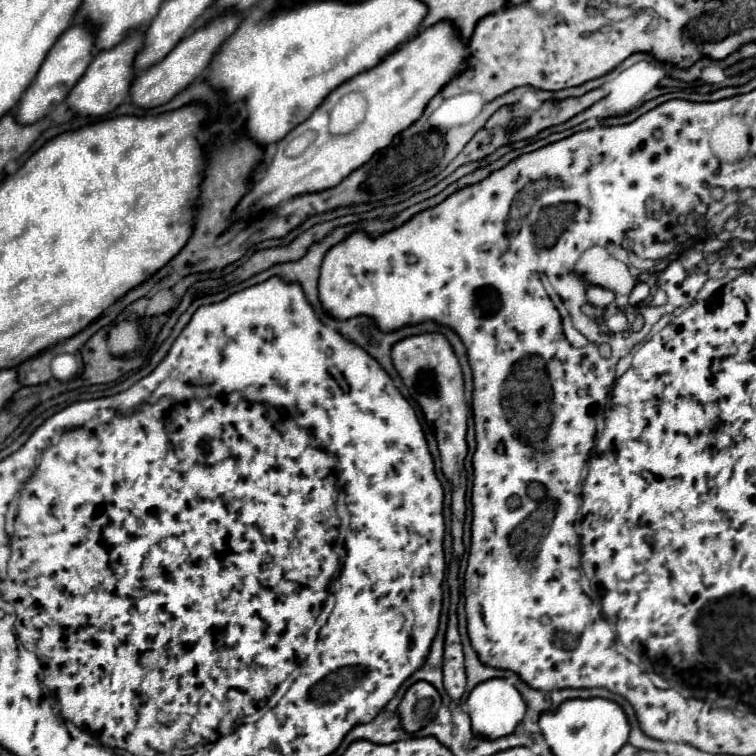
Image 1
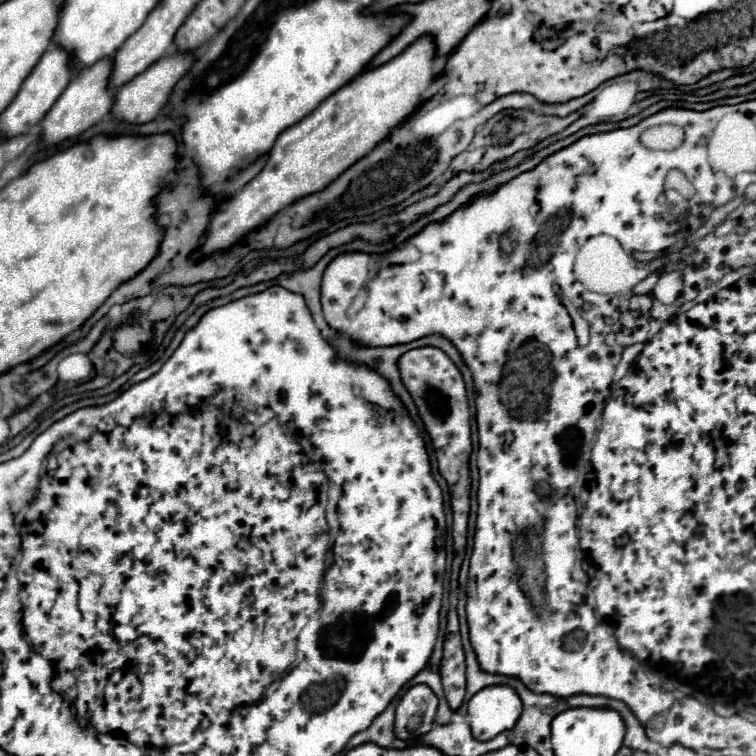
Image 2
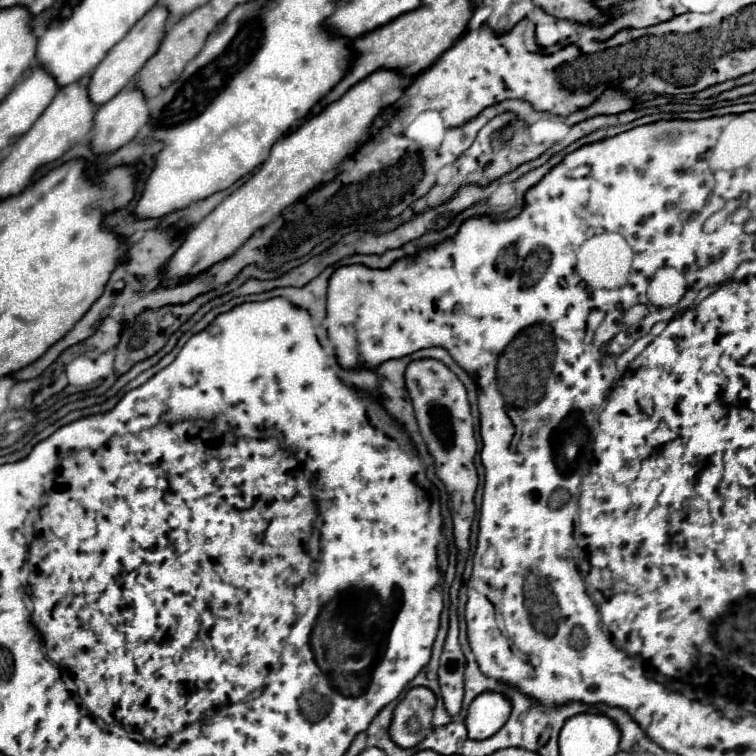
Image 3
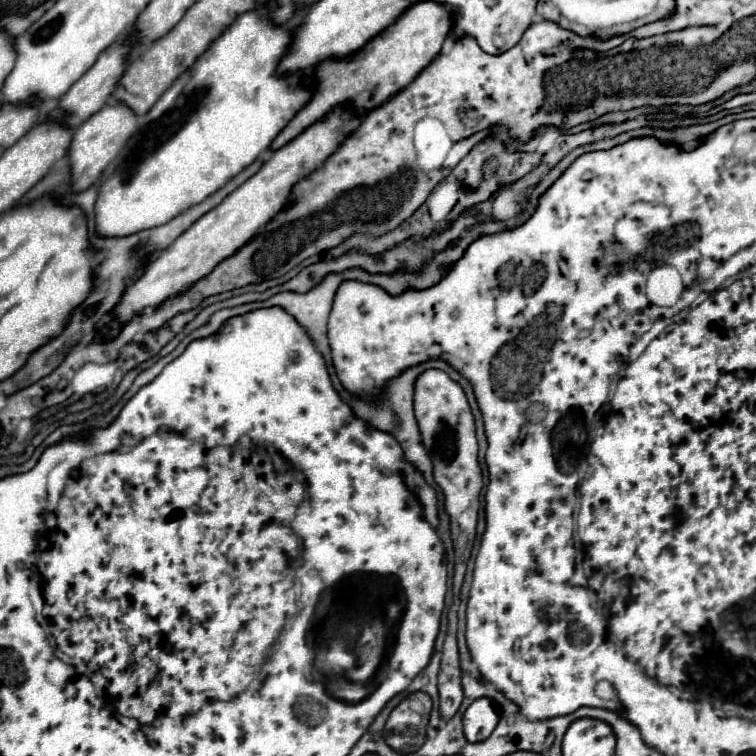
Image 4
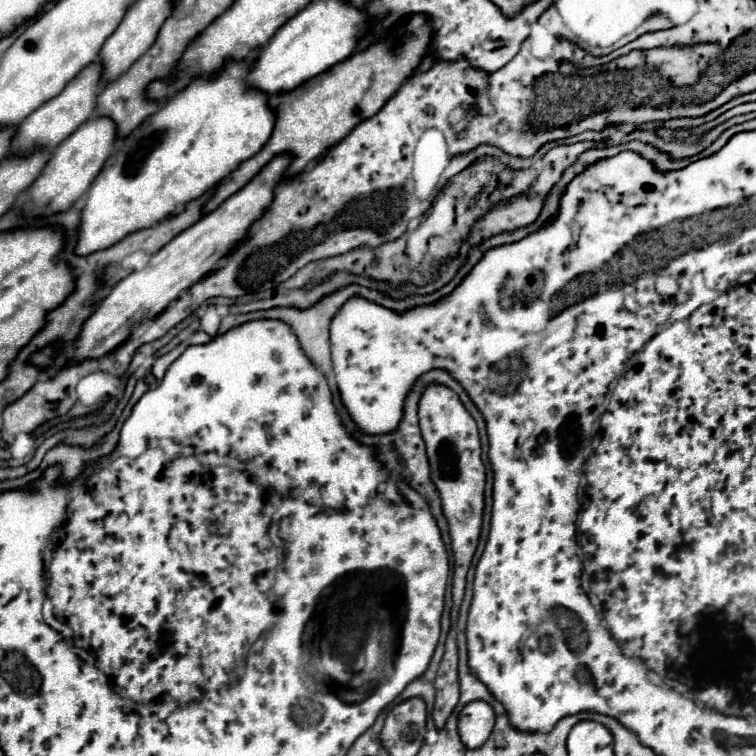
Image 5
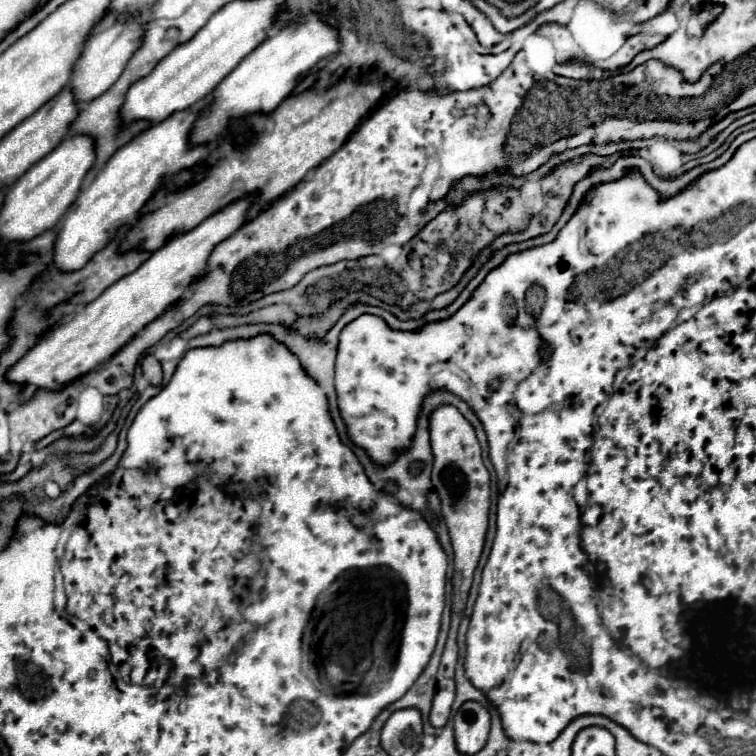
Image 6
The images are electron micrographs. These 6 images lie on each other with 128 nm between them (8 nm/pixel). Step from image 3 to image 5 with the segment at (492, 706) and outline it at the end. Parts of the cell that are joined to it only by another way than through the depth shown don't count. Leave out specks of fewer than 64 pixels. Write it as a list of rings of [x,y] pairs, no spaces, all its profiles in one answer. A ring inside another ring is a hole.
[[[476,700],[462,708],[458,716],[458,732],[466,748],[482,746],[494,728],[494,712],[488,702]]]

